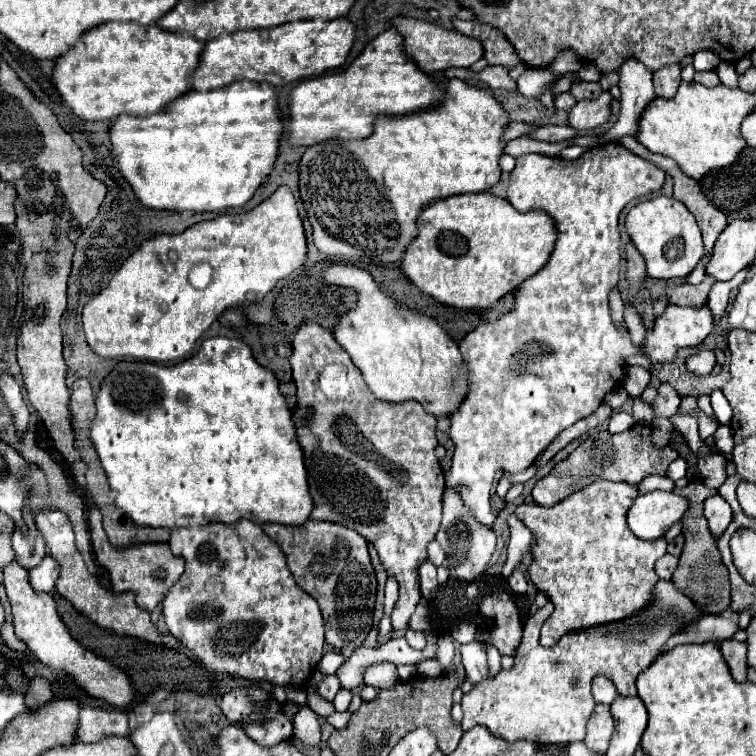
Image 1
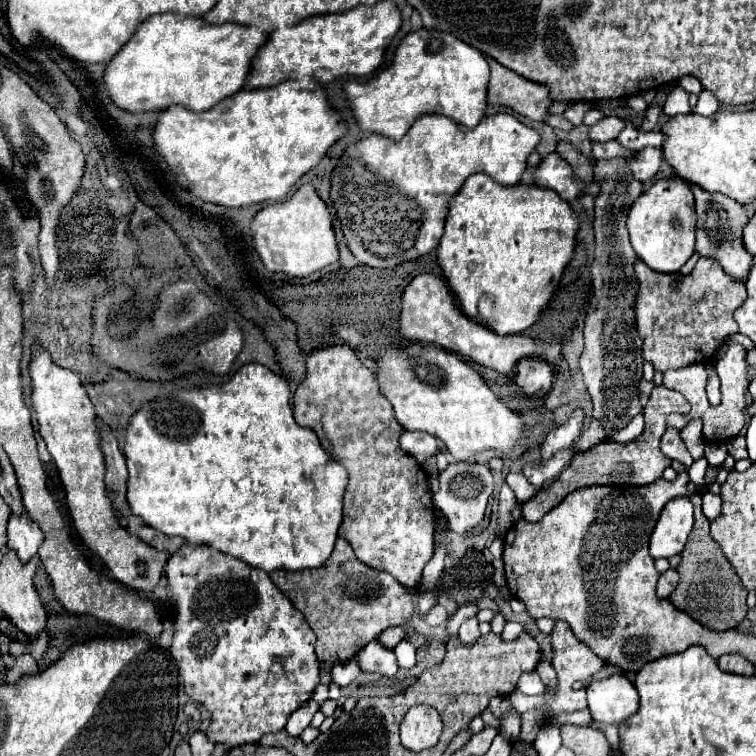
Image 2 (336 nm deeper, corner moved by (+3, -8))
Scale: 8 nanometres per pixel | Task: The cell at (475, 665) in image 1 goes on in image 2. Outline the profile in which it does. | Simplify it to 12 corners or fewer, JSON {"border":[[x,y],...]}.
{"border":[[466,620],[460,626],[460,640],[464,646],[474,646],[480,638],[478,620]]}

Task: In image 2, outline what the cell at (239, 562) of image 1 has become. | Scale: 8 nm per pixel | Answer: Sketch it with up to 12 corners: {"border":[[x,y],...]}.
{"border":[[206,544],[166,564],[170,654],[206,736],[280,732],[320,682],[268,572]]}

